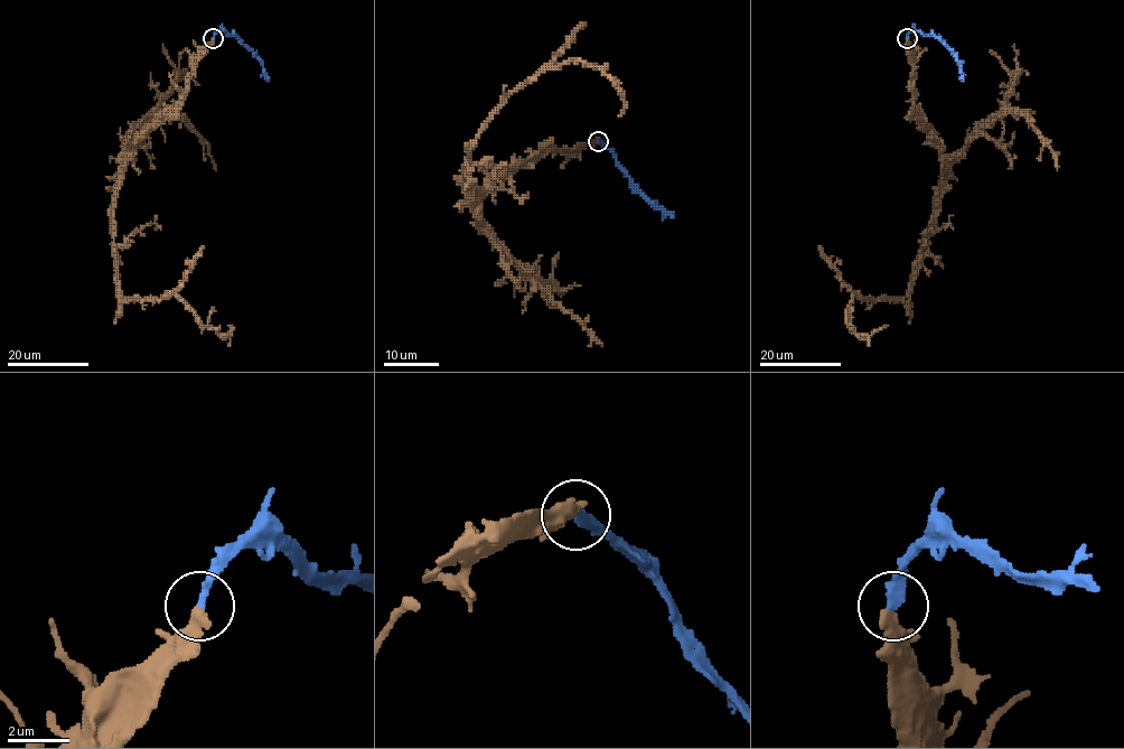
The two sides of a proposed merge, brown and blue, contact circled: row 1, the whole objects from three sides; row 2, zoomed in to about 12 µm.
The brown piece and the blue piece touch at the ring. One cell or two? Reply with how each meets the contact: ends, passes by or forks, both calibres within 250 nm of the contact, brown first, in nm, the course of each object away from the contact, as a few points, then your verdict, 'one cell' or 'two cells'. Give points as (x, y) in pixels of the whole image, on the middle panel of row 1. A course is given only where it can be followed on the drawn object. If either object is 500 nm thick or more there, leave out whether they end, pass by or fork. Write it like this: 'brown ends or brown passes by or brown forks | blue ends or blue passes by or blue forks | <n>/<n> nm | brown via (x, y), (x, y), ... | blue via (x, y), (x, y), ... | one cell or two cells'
brown ends | blue ends | 400/320 nm | brown via (599, 141), (540, 149), (485, 186), (467, 180), (489, 115), (548, 68), (600, 67), (624, 96), (619, 116) | blue via (599, 141), (612, 153), (630, 183), (651, 203), (673, 216) | one cell

